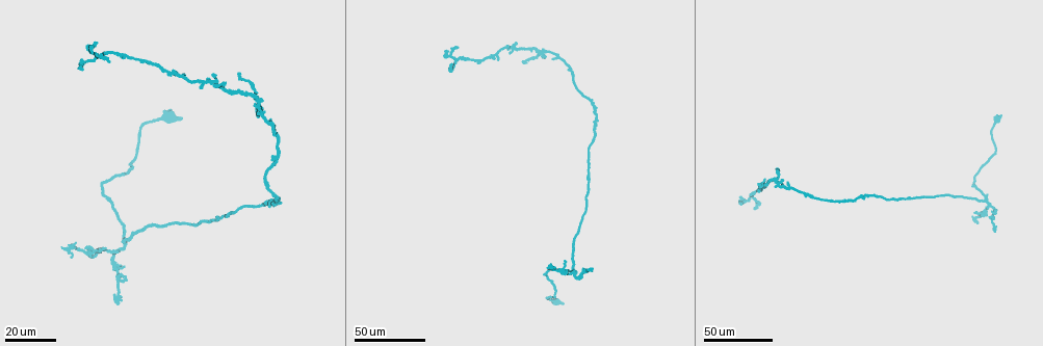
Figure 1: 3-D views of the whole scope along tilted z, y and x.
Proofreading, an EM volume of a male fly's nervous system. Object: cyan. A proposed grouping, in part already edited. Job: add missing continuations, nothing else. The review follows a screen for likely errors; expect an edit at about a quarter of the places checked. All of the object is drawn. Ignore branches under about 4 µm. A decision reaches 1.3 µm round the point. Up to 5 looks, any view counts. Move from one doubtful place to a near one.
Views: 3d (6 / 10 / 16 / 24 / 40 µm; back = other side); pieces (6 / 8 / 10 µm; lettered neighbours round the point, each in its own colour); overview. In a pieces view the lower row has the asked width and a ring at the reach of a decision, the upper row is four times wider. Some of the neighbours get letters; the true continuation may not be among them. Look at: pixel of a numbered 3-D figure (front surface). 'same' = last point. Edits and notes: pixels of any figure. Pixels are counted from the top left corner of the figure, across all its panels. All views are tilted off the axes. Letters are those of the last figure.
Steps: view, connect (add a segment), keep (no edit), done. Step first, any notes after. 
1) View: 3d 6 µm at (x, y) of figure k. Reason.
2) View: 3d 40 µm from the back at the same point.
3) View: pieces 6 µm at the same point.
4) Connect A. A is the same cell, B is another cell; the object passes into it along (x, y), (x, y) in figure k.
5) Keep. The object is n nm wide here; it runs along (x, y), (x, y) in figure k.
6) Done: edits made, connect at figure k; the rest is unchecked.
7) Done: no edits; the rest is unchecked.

View: 3d 24 µm at (493, 59) of figure 1. Branch stops here.

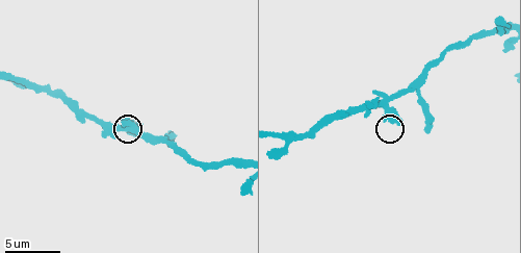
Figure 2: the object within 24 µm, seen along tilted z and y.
View: 3d 6 µm at (397, 121) of figure 2. Closer look.

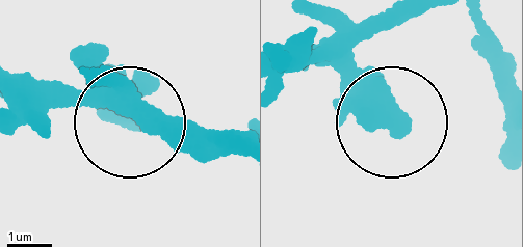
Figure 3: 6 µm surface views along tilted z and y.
View: pieces 6 µm at (397, 128) of figure 3.

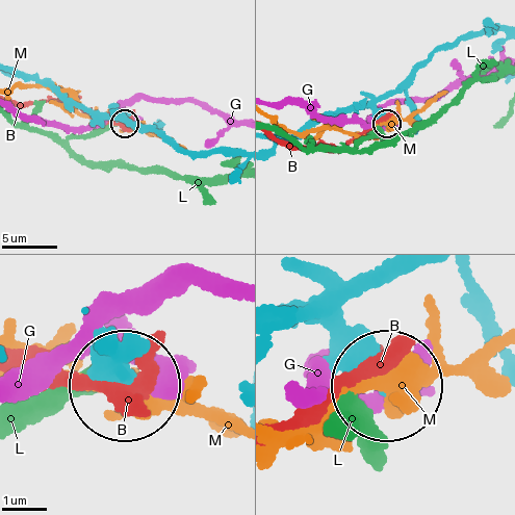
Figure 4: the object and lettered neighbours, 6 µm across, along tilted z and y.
Keep. B, G, L and M are other cells; it runs along (499, 28), (468, 32), (436, 51), (378, 102), (387, 122) in figure 4; none of them fits.

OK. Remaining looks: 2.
View: 3d 40 µm at (271, 119) of figure 1. An open end.

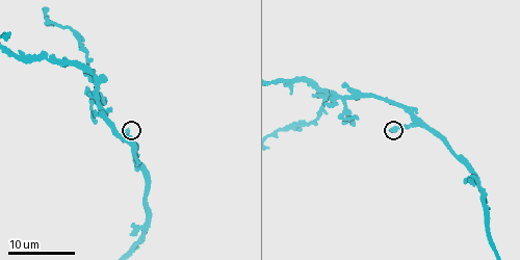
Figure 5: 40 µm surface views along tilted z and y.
View: pieces 8 µm at (130, 129) of figure 5.

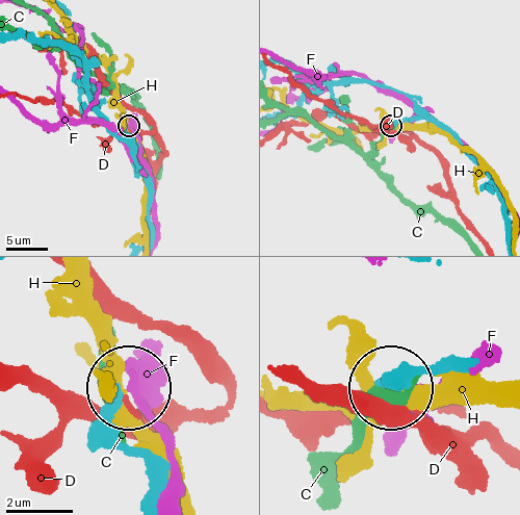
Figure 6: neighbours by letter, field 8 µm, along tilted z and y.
Keep. C, D, F and H are other cells; none of them fits.

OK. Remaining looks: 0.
Done: no edits; the rest is unchecked.

